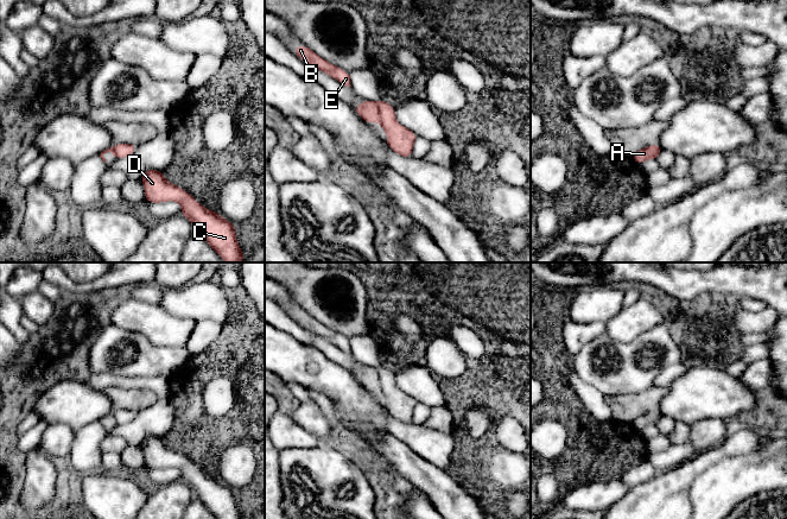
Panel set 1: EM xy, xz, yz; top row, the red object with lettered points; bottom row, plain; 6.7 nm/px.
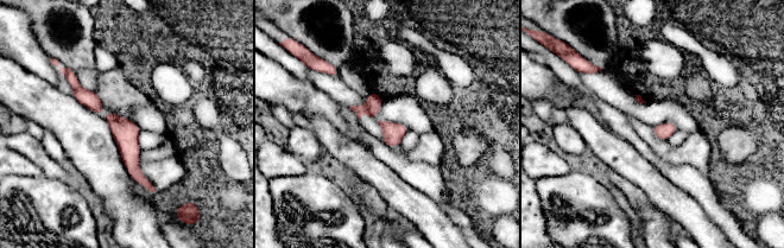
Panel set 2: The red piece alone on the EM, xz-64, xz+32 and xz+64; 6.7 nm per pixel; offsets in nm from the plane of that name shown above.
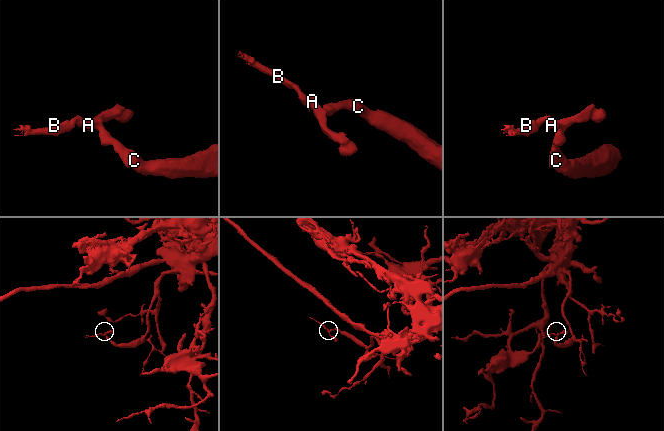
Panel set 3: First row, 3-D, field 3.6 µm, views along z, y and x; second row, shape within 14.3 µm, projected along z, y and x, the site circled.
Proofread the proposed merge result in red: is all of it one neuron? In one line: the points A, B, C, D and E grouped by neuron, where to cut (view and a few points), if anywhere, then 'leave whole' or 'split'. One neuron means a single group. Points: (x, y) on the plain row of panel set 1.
groups A C D / B E; cut xz (376, 368), (381, 390); split

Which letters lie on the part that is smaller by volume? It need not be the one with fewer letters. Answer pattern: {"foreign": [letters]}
{"foreign": ["B", "E"]}

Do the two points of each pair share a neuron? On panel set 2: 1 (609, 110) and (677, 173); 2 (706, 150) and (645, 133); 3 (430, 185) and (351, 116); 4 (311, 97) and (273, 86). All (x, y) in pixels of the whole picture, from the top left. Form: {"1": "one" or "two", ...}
{"1": "one", "2": "one", "3": "one", "4": "one"}

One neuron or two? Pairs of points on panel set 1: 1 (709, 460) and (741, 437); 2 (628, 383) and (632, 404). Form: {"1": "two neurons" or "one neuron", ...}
{"1": "one neuron", "2": "two neurons"}

